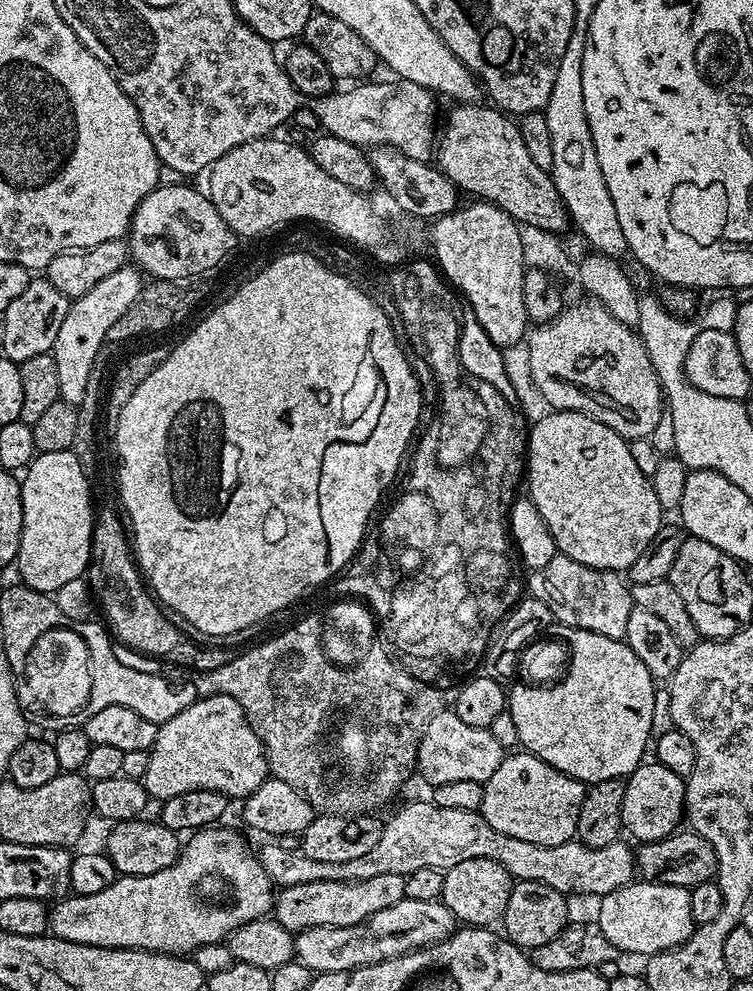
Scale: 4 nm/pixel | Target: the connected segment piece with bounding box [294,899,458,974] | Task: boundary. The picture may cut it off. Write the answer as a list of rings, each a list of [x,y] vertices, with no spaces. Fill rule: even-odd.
[[[399,900],[386,910],[378,910],[370,918],[354,926],[314,926],[295,933],[295,959],[305,964],[313,974],[321,972],[350,973],[355,968],[377,964],[395,956],[405,956],[407,952],[416,952],[428,948],[452,935],[458,927],[454,913],[440,900],[414,902]]]

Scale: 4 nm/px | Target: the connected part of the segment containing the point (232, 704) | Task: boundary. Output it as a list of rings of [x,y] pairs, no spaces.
[[[205,696],[198,698],[182,714],[174,714],[170,722],[159,725],[156,729],[156,741],[148,752],[148,765],[142,781],[153,801],[163,802],[174,798],[174,794],[186,794],[190,790],[214,790],[229,798],[246,798],[264,780],[269,779],[268,751],[260,741],[257,729],[249,724],[242,706],[232,697]]]

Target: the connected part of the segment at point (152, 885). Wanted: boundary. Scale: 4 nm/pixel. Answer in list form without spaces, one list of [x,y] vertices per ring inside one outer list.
[[[213,826],[193,831],[183,841],[178,858],[166,870],[145,876],[117,875],[115,882],[98,894],[69,894],[50,908],[50,932],[60,940],[99,948],[133,948],[147,952],[192,954],[197,948],[227,941],[234,929],[252,920],[263,920],[274,908],[274,885],[260,864],[260,857],[248,849],[232,828]]]

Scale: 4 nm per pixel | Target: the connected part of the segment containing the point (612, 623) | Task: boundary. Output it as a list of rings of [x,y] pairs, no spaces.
[[[557,554],[546,566],[531,569],[529,576],[532,577],[526,580],[526,588],[532,591],[529,592],[531,599],[546,602],[546,610],[550,610],[555,623],[624,640],[626,621],[634,605],[629,585],[621,573],[582,566],[582,562],[574,562],[574,558]]]

